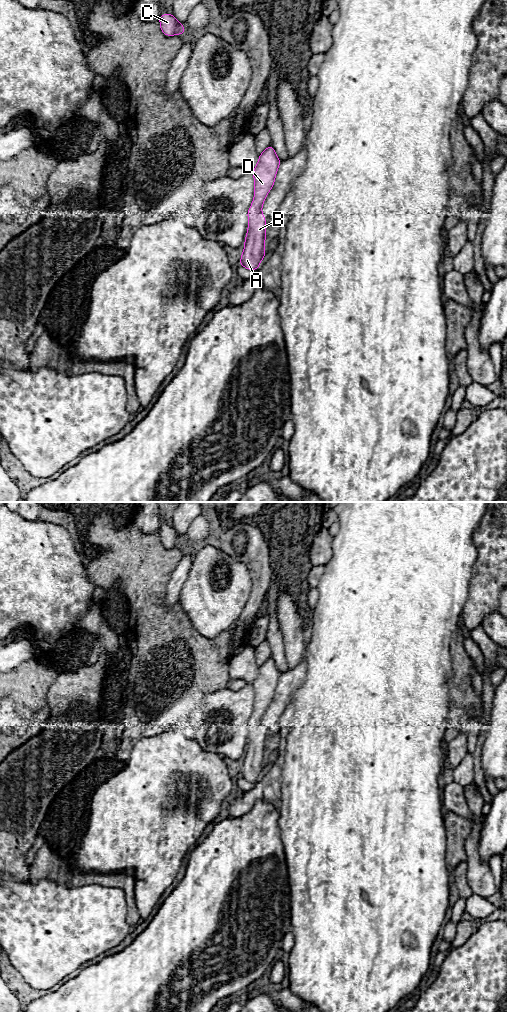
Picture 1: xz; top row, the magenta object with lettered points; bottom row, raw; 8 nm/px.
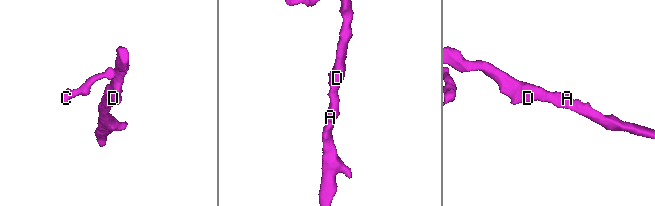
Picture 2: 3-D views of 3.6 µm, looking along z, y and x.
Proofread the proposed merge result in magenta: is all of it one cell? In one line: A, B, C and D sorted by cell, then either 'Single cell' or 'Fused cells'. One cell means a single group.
Groups: A B C D. Single cell

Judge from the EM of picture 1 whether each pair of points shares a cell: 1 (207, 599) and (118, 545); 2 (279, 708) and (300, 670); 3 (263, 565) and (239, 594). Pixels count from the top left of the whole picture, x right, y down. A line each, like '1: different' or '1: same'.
1: different
2: same
3: different

